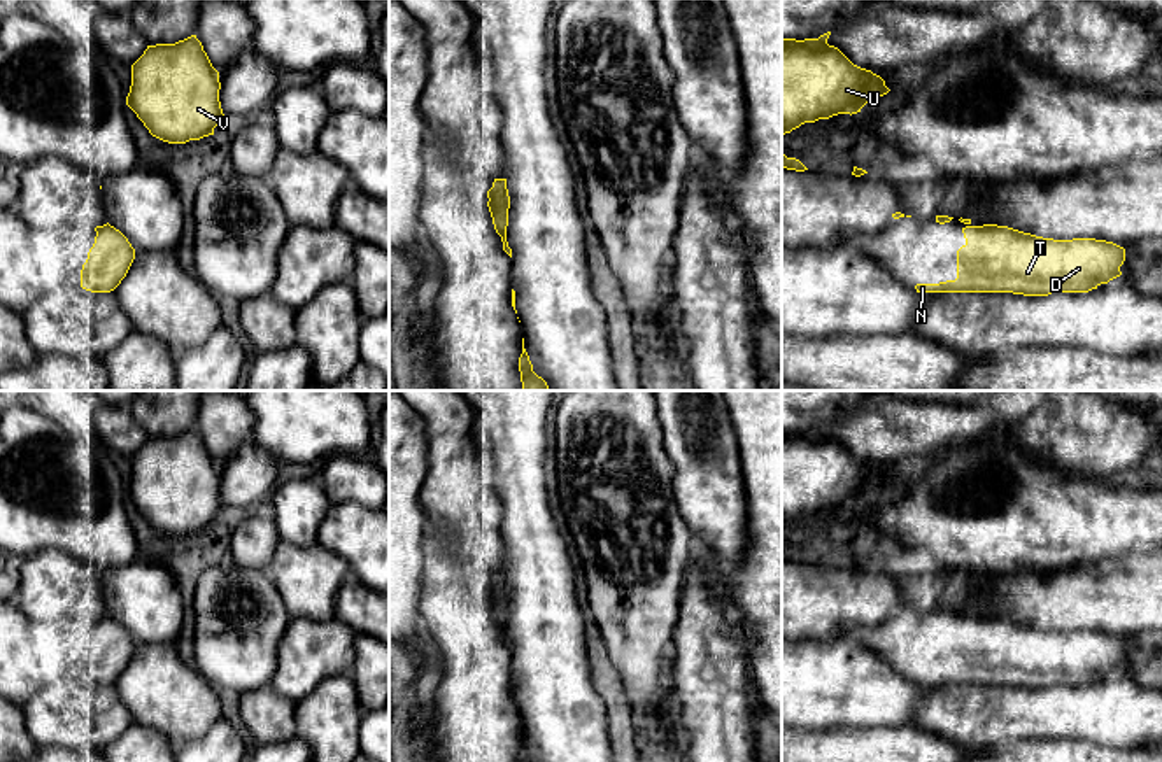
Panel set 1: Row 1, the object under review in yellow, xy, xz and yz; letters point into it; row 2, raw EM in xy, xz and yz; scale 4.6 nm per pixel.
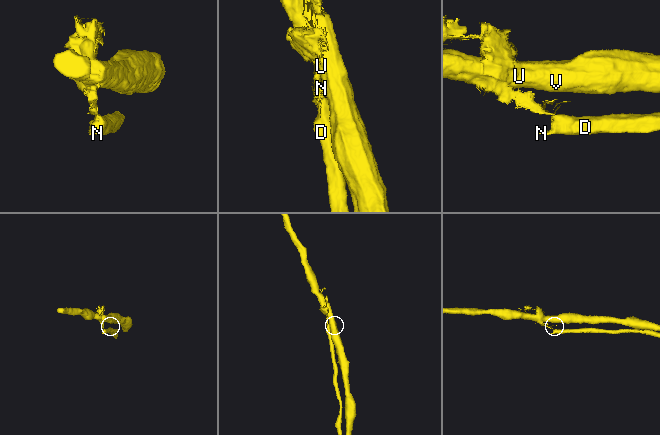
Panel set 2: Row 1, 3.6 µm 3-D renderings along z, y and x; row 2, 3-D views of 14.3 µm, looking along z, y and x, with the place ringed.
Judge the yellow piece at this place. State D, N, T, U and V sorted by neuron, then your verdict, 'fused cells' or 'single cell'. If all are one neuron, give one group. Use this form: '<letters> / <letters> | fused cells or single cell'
D N T / U V | fused cells

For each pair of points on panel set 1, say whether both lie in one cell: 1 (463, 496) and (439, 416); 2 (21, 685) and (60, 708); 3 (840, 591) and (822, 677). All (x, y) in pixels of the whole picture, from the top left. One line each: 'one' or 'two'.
1: one
2: two
3: two

